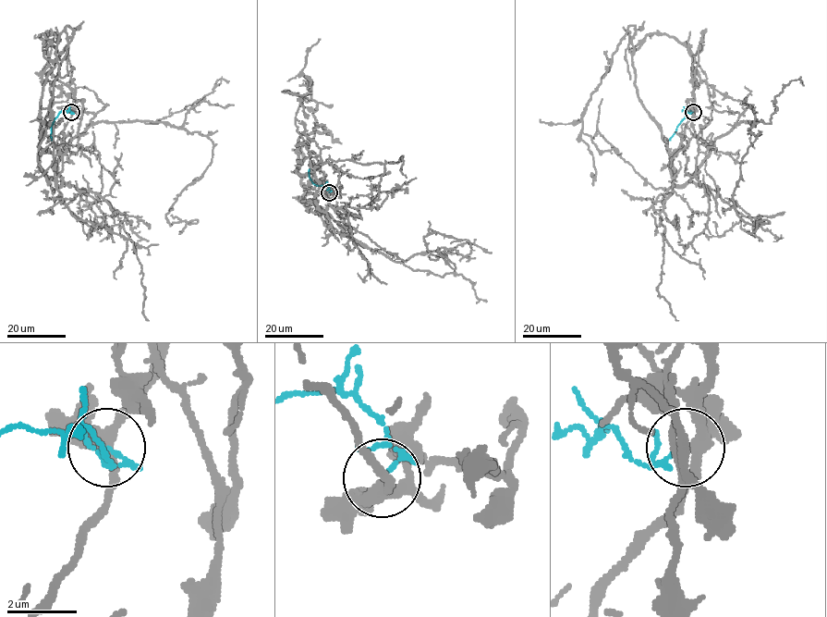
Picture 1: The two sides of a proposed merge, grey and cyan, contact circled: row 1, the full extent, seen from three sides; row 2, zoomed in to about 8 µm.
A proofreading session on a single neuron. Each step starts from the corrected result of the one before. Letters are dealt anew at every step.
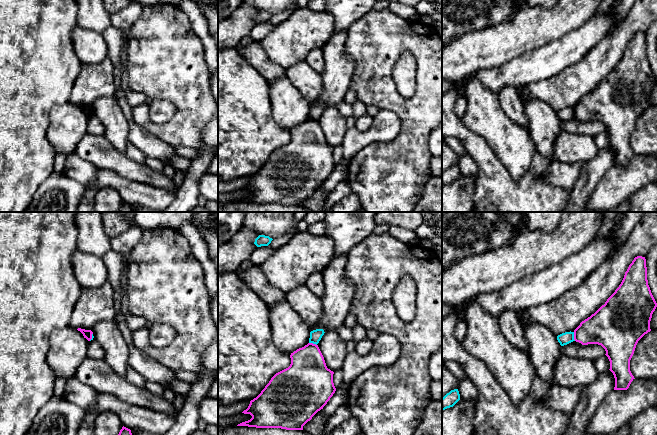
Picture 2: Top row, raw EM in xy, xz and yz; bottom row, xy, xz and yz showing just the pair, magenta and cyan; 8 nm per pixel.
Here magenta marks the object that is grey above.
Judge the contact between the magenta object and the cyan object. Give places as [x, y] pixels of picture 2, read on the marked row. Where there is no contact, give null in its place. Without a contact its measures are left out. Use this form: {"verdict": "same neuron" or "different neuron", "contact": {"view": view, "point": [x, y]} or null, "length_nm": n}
{"verdict": "different neuron", "contact": {"view": "yz", "point": [574, 336]}, "length_nm": 70}

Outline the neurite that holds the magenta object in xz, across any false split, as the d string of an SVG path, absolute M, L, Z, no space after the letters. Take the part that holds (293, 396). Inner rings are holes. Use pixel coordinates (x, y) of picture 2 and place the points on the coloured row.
M308 343L291 353L290 358L290 366L276 373L242 412L250 414L252 418L237 426L303 430L303 426L327 404L336 391L334 372L327 368L318 345Z

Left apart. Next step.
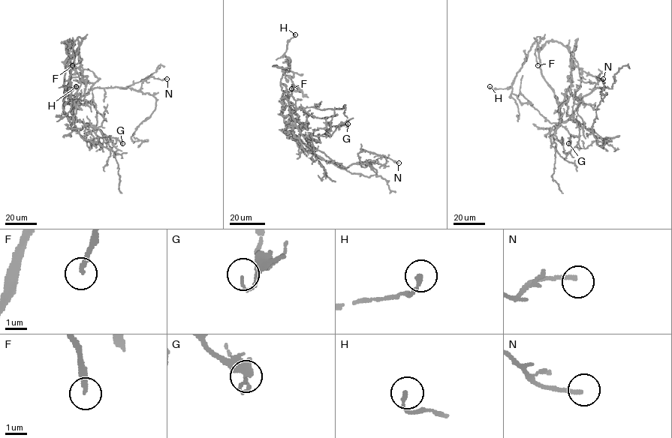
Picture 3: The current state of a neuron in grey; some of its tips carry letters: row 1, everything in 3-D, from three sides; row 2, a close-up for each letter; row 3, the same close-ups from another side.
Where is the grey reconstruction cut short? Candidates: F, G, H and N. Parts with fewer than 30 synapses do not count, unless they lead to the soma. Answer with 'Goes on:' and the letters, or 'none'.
Goes on: F

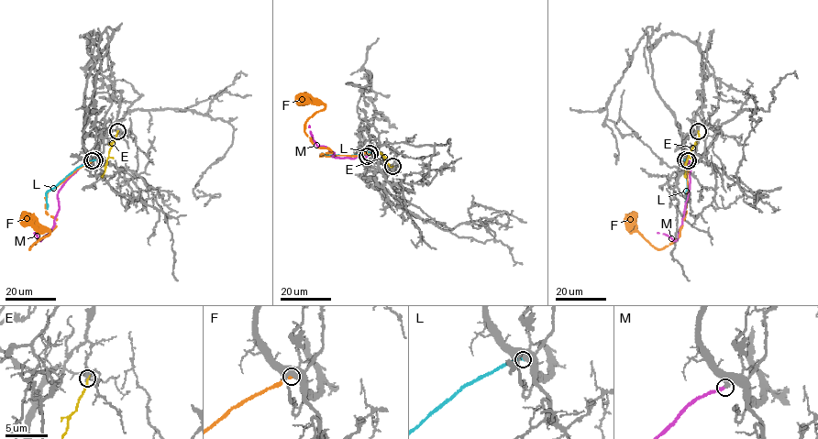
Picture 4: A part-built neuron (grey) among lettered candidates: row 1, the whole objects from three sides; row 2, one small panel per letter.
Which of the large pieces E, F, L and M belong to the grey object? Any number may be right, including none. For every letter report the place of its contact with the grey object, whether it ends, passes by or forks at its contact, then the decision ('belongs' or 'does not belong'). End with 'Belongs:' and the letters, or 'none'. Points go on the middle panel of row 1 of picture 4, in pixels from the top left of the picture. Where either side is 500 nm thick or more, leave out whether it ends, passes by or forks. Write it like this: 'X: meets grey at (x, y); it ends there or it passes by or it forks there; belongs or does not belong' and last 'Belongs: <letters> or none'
E: meets grey at (392, 166); it ends there; does not belong
F: meets grey at (370, 154); does not belong
L: meets grey at (370, 153); does not belong
M: meets grey at (367, 156); it ends there; belongs
Belongs: M

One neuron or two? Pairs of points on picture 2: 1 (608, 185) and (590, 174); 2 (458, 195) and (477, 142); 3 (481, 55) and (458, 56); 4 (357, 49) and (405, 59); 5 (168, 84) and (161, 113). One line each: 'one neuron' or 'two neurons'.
1: two neurons
2: two neurons
3: one neuron
4: two neurons
5: two neurons

